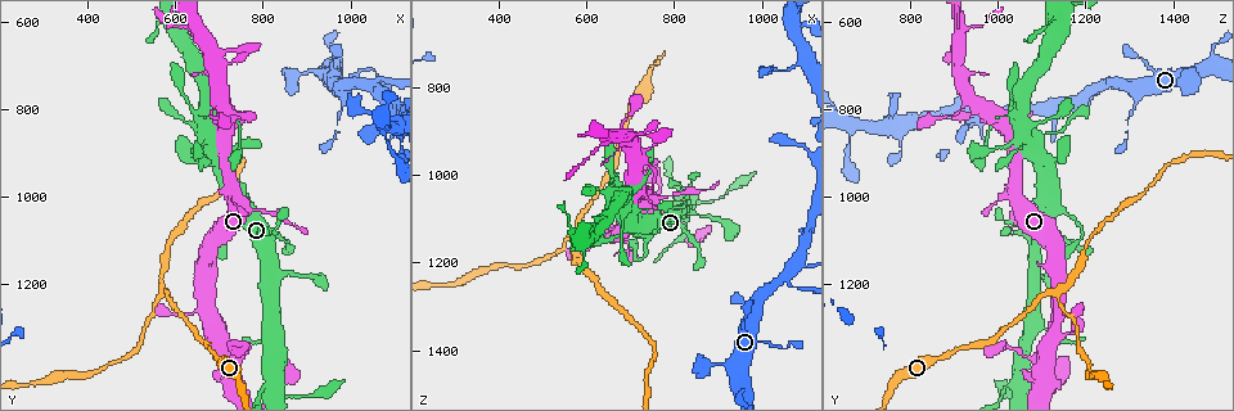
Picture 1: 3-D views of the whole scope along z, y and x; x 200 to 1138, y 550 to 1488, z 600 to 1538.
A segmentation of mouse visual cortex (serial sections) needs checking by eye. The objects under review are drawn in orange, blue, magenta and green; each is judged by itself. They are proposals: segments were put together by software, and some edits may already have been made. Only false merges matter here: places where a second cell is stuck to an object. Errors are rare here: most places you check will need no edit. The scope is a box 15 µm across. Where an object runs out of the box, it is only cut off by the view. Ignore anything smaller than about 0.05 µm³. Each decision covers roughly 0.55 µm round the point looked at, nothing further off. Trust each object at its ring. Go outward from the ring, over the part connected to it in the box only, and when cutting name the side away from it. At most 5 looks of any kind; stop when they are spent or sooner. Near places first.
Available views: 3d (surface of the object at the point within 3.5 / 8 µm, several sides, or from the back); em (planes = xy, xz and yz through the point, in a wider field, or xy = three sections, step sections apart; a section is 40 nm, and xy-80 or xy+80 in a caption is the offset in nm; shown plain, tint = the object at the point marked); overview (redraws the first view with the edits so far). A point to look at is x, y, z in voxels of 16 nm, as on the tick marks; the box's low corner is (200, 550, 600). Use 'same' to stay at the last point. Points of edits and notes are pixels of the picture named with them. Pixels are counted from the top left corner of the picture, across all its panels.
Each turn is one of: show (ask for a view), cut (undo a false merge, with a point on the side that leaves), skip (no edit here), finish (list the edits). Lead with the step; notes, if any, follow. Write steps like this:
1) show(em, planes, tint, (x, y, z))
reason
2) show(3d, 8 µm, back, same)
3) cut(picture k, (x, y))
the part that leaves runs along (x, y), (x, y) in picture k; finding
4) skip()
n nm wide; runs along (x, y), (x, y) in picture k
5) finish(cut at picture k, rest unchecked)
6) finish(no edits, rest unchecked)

show(3d, 3.5 µm, (795, 1035, 1050))
thin neck

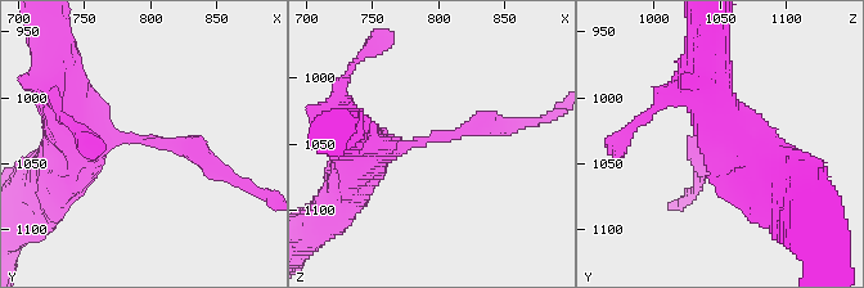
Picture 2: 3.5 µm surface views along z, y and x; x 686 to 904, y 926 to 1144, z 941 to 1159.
show(em, xy, step 1, tint, (794, 1030, 1048))
arms of 250, 600 nm

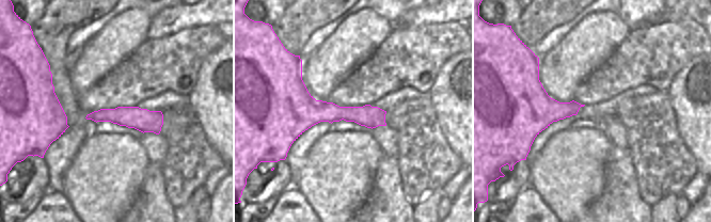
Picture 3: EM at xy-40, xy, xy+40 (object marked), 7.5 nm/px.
show(em, xy, step 3, tint, same)

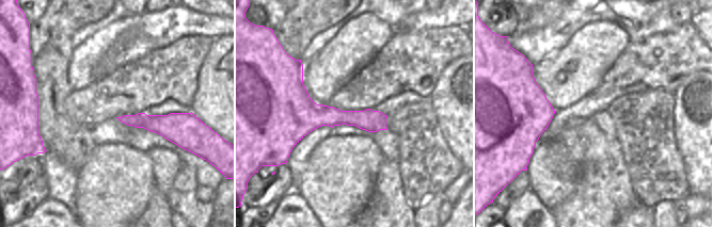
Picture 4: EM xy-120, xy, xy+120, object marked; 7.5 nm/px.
skip()
160 nm wide; runs along (350, 185), (377, 148), (503, 125) in picture 2; all the same cell

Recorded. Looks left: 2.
show(3d, 8 µm, (695, 700, 910))
arms run side by side

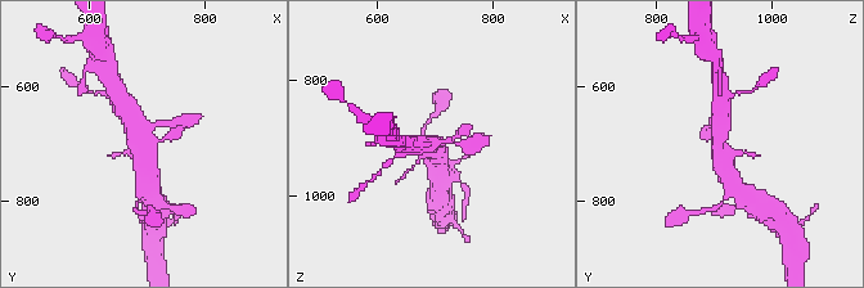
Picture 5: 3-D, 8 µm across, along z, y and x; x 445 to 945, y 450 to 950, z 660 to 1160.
show(em, planes, tint, (690, 695, 910))

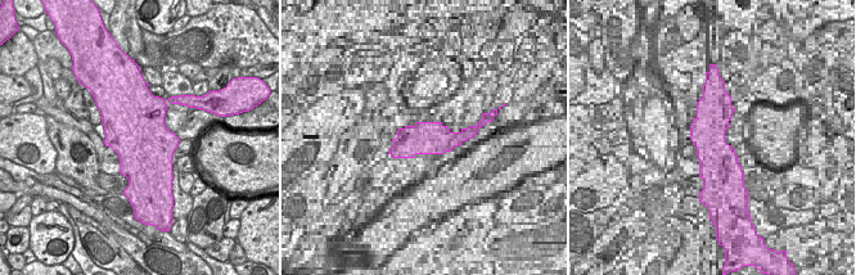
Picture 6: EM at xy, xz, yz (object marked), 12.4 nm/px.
skip()
runs along (148, 178), (143, 140), (125, 109) in picture 5; continuous, no second cell

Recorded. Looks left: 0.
finish(no edits, rest unchecked)

